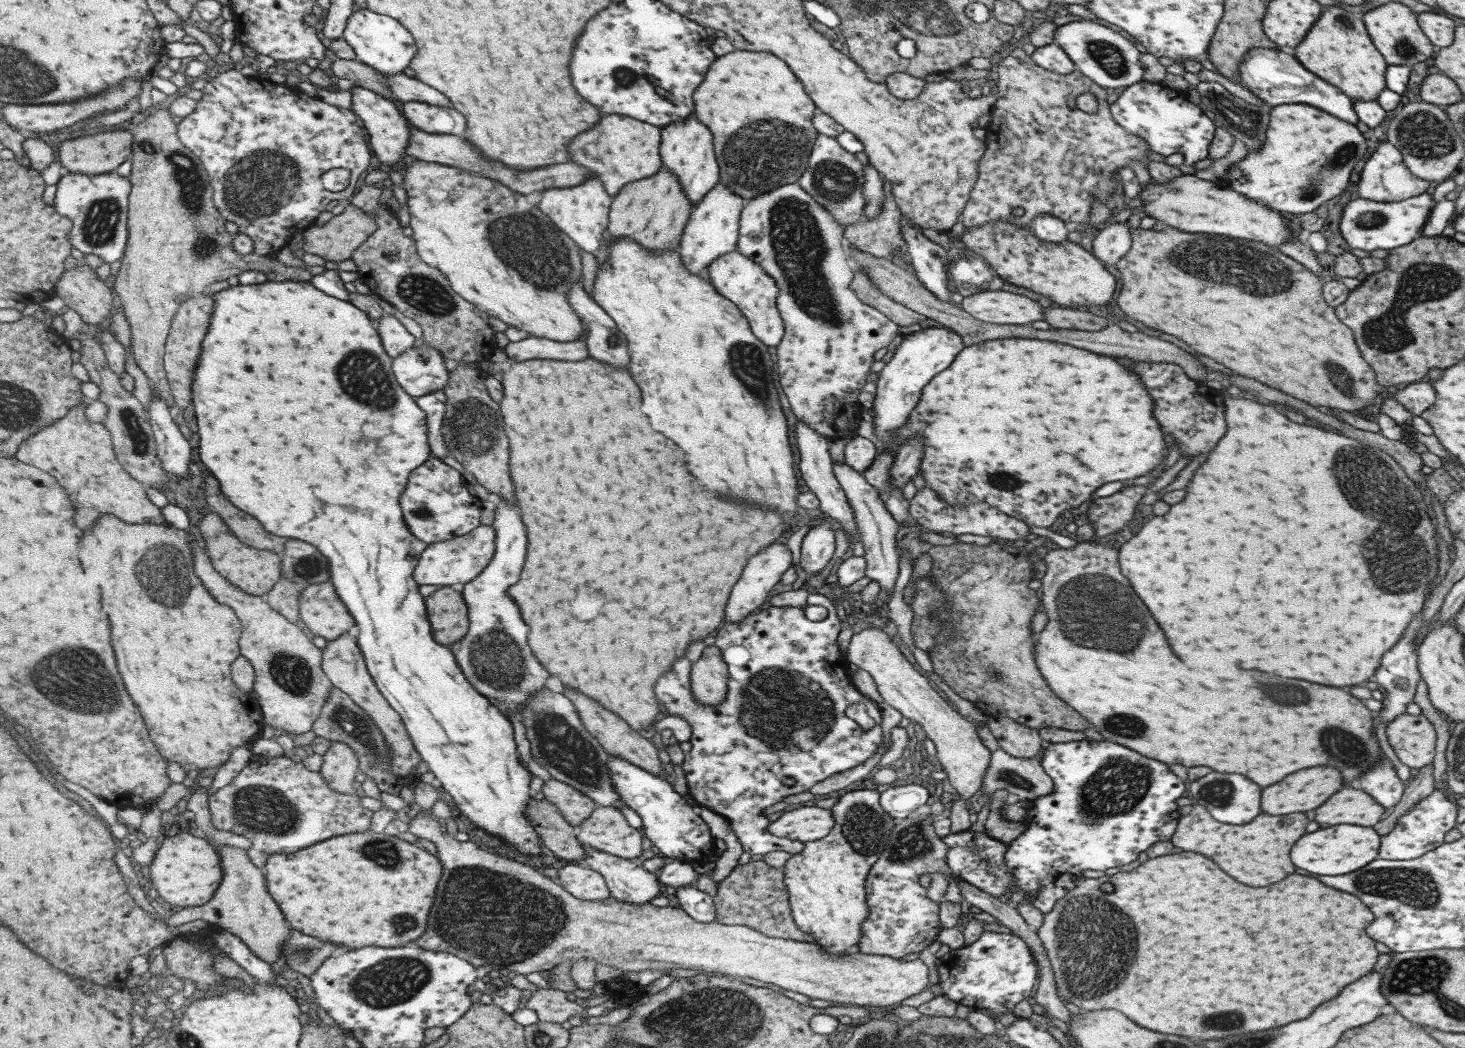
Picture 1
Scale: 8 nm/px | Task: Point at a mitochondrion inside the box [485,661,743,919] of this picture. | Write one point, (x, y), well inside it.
(558, 742)

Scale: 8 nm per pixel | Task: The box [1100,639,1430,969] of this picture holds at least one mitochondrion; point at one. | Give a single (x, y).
(1352, 752)

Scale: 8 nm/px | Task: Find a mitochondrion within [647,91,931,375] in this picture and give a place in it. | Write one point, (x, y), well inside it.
(800, 251)

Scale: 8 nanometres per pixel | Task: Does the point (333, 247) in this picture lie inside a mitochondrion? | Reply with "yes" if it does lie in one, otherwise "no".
no

